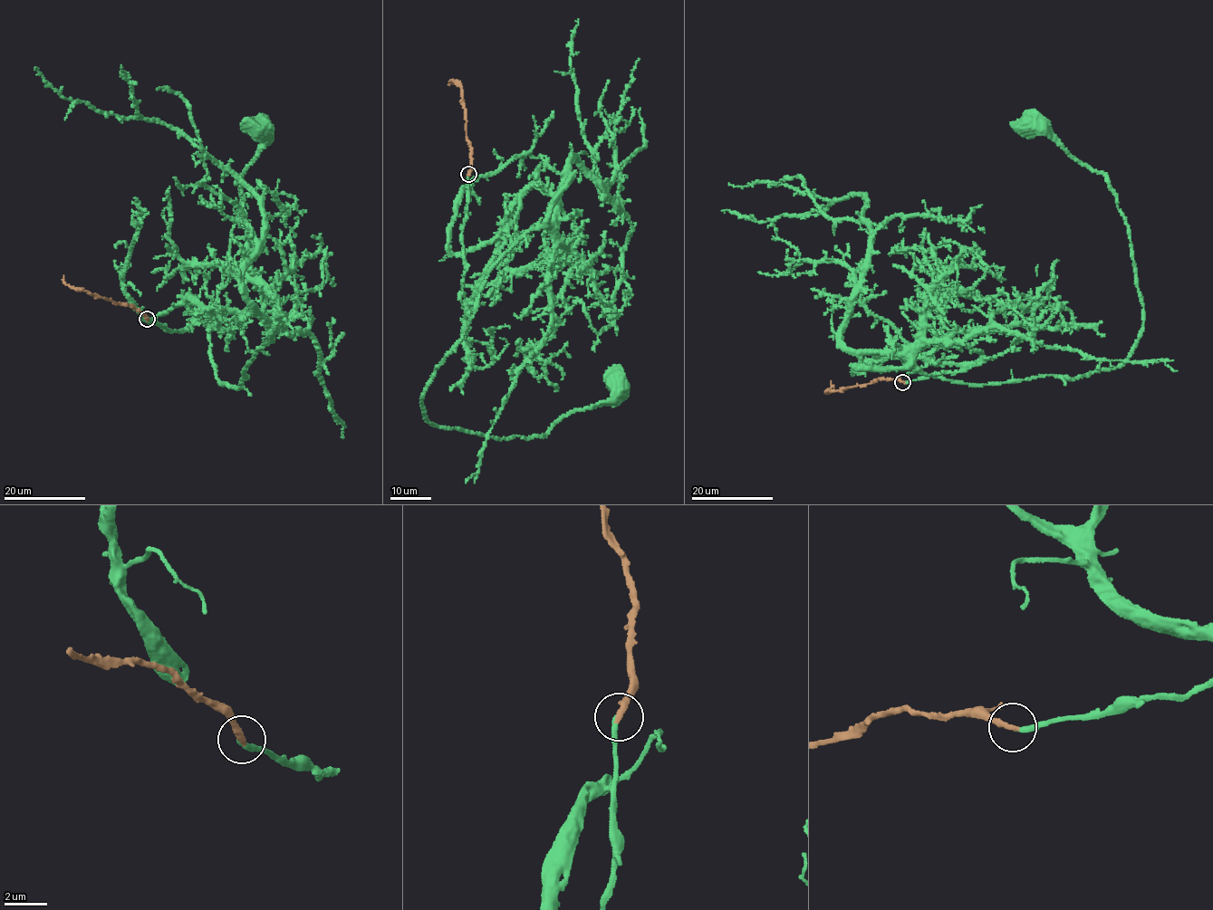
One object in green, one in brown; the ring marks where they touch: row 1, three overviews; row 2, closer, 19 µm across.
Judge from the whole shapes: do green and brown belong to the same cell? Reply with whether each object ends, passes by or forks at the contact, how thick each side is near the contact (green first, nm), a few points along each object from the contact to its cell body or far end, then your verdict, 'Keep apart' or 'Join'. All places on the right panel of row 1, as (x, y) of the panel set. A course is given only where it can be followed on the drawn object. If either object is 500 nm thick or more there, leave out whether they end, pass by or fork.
At the ring green ends. At the ring brown ends. Thickness 240 nm (green) against 280 nm. Course of green: (902, 382), (1034, 328), (951, 331), (881, 356), (996, 384), (1131, 353), (1143, 306), (1115, 192), (1030, 127). Course of brown: (902, 382), (880, 378), (870, 384), (829, 393), (832, 386), (830, 381). Join

